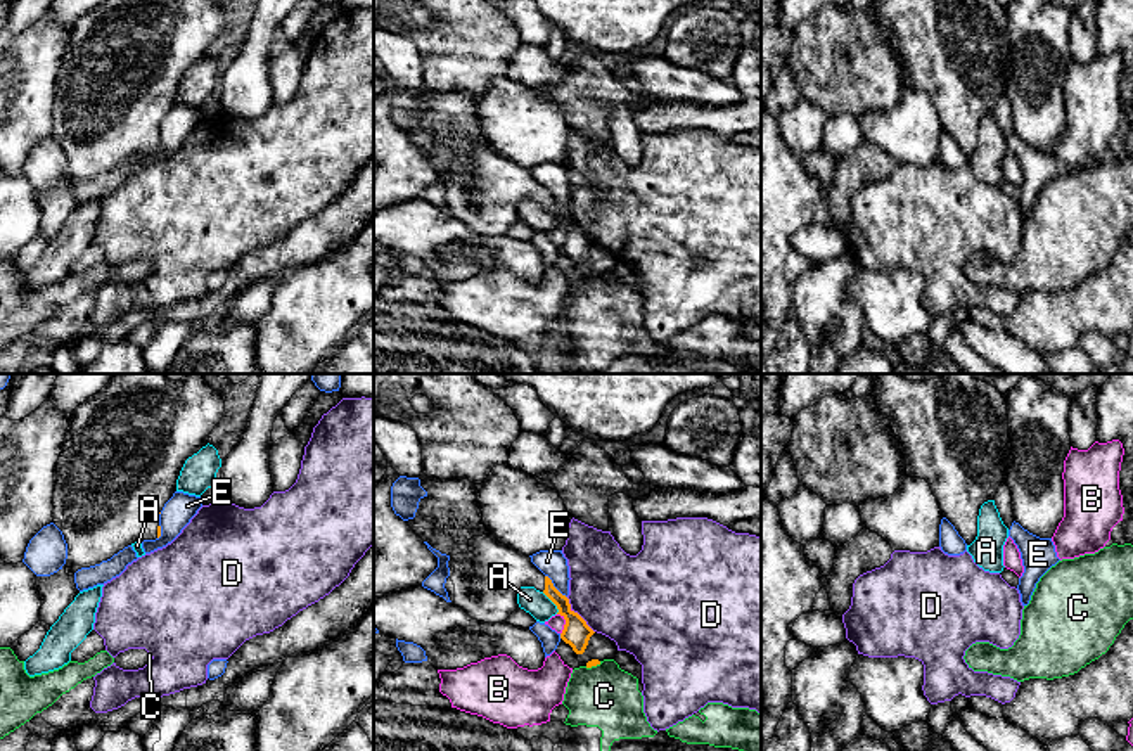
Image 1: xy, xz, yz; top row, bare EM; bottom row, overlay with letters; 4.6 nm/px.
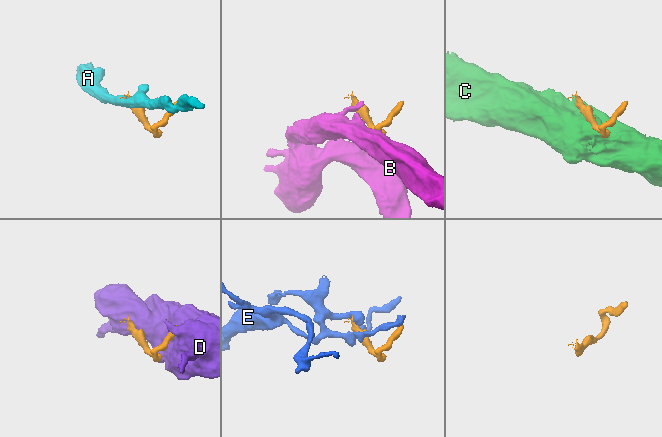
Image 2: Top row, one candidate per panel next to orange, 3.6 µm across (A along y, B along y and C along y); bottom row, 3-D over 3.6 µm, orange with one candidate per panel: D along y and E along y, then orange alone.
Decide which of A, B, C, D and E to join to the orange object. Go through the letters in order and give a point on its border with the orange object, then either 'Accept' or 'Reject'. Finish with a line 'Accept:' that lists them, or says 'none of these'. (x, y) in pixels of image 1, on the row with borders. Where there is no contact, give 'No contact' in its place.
A: Touches orange at xz (552, 601). Reject
B: Touches orange at xz (566, 623). Reject
C: Touches orange at xz (592, 665). Reject
D: Touches orange at xz (578, 615). Reject
E: Touches orange at xz (554, 587). Reject
Accept: none of these

